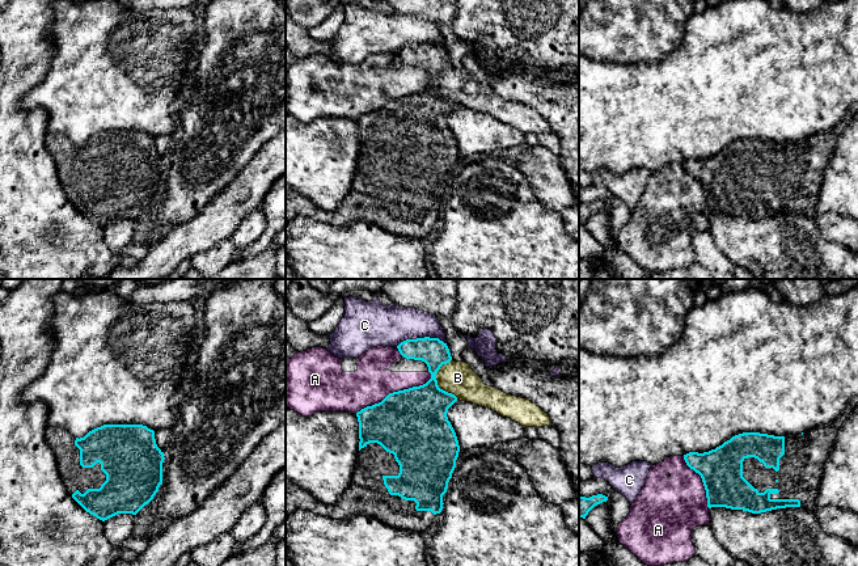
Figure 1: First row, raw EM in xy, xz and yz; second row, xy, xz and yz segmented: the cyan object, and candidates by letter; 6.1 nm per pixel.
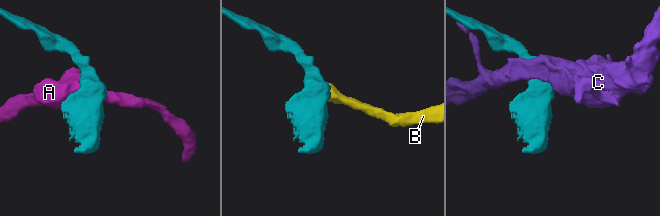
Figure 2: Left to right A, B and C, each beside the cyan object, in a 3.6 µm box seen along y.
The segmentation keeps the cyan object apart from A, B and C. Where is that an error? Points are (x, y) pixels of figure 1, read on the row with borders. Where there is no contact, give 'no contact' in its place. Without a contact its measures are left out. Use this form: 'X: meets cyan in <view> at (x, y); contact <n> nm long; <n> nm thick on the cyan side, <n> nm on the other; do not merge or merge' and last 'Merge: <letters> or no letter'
A: meets cyan in xz at (394, 392); contact 550 nm long; 440 nm thick on the cyan side, 240 nm on the other; do not merge
B: meets cyan in xz at (436, 381); contact 260 nm long; 360 nm thick on the cyan side, 200 nm on the other; do not merge
C: meets cyan in xz at (421, 338); contact 320 nm long; 170 nm thick on the cyan side, 240 nm on the other; do not merge
Merge: no letter

